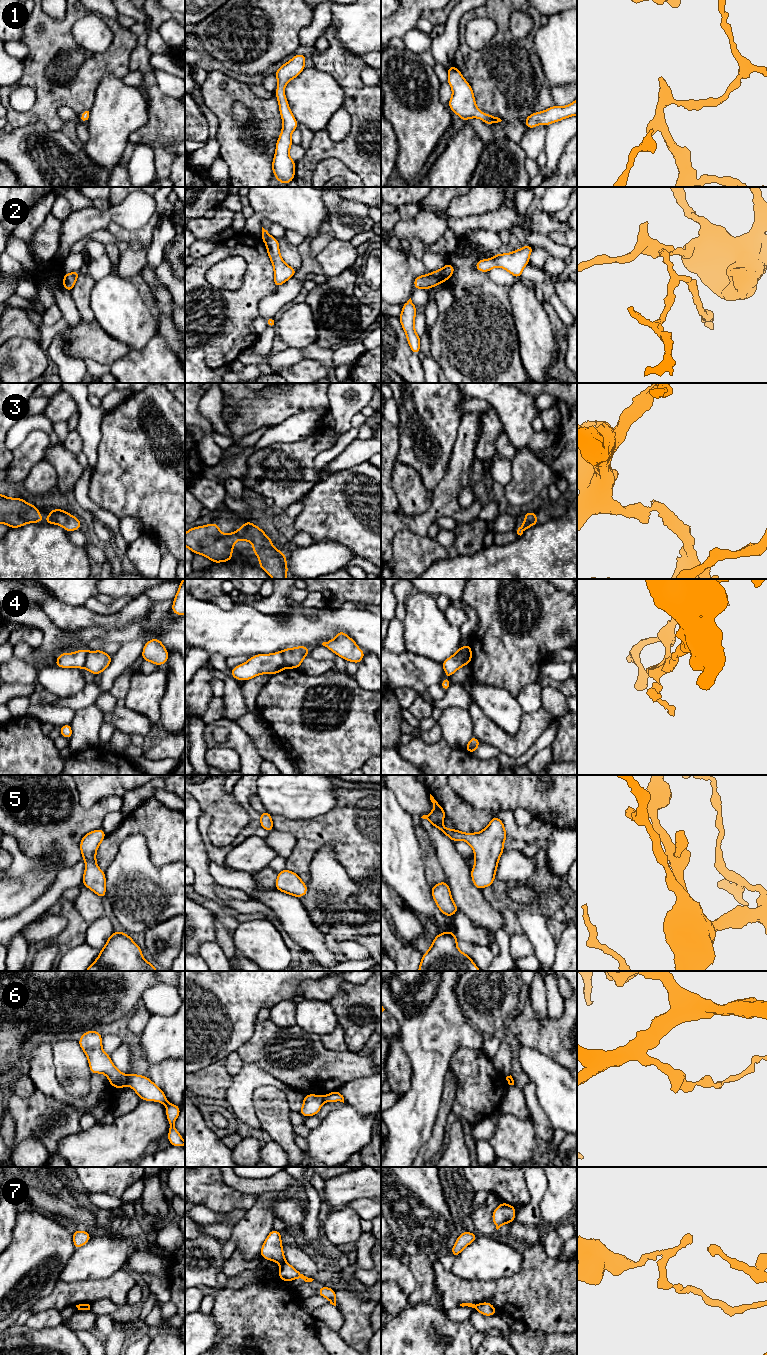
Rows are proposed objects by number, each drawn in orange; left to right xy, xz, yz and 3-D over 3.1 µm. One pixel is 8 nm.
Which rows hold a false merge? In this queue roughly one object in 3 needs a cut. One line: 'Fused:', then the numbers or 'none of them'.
Fused: 2, 4, 6, 7

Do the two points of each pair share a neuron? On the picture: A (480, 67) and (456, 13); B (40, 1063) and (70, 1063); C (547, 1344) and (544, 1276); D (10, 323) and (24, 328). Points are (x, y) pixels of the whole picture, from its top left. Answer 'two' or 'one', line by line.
A: two
B: two
C: two
D: one

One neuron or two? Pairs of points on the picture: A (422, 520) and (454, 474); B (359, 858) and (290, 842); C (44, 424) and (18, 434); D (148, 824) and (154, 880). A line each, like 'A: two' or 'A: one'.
A: one
B: two
C: one
D: two

